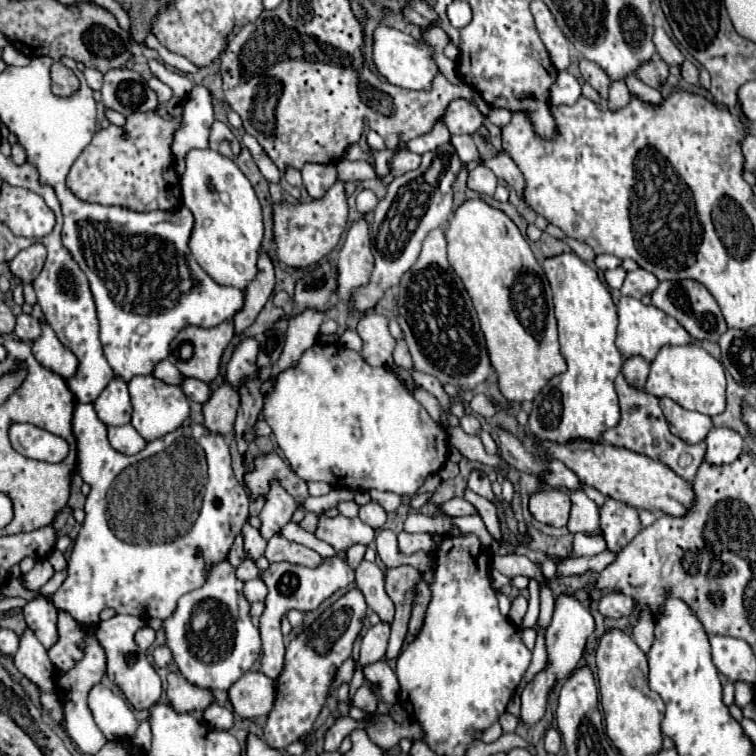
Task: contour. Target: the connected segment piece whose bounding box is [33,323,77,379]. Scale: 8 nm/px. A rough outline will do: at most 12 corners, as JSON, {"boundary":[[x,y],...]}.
{"boundary":[[43,323],[33,341],[35,359],[69,379],[77,369],[75,355]]}

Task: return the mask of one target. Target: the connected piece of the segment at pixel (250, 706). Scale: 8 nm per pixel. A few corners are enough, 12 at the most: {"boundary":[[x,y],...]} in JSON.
{"boundary":[[249,671],[229,689],[241,717],[267,715],[275,681]]}

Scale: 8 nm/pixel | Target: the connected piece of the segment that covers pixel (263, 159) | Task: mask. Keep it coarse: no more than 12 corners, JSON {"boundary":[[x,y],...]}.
{"boundary":[[248,133],[242,145],[249,149],[262,175],[278,183],[282,173]]}

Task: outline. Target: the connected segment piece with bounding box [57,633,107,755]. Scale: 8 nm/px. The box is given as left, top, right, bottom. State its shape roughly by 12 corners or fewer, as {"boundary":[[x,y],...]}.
{"boundary":[[93,633],[85,657],[57,673],[65,729],[89,755],[105,735],[87,707],[87,691],[105,675],[105,655]]}

